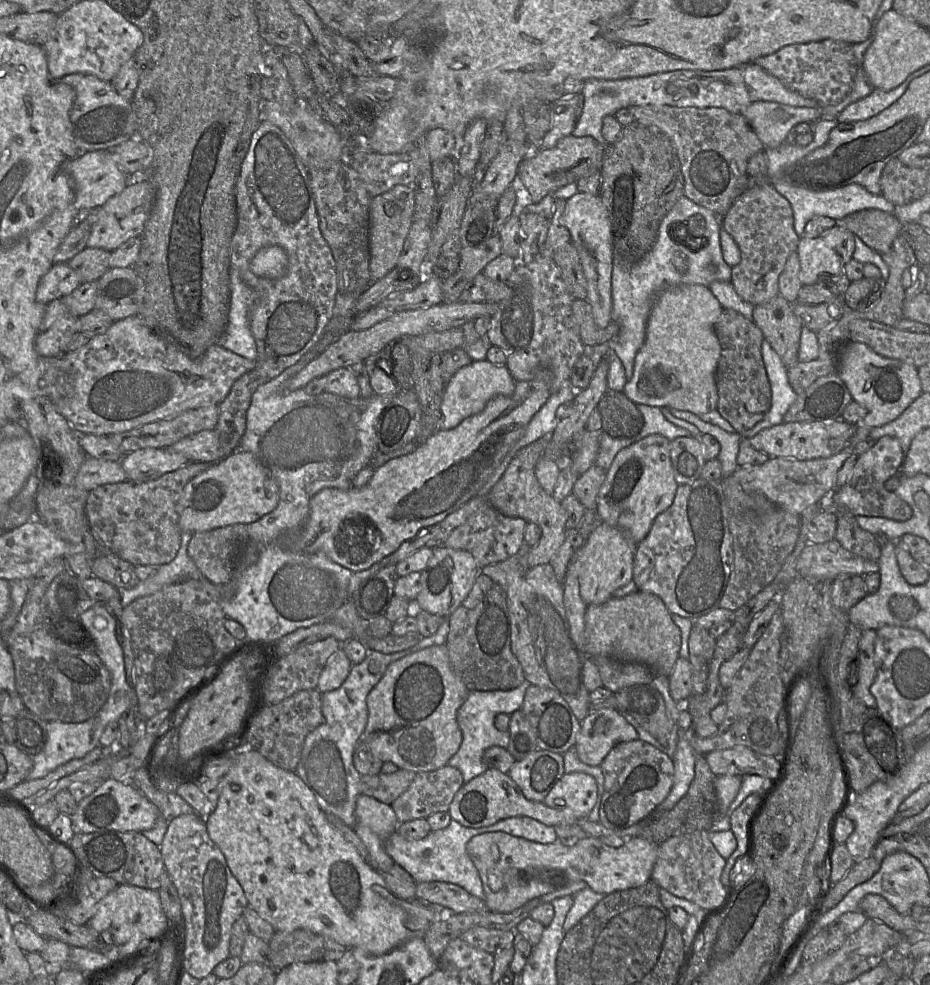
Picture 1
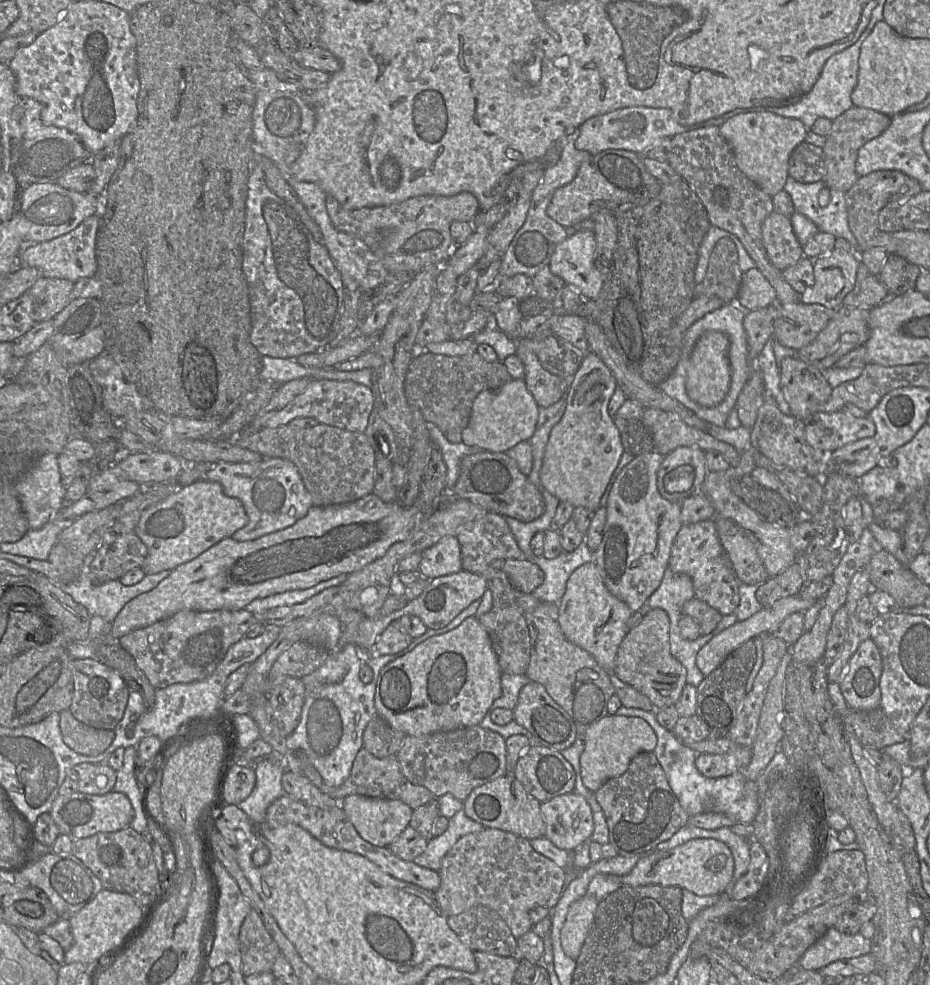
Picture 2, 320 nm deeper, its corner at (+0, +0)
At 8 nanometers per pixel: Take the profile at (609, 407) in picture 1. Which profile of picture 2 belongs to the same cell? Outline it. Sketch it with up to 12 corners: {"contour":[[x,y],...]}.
{"contour":[[614,415],[624,453],[609,482],[636,456],[654,451],[651,429]]}

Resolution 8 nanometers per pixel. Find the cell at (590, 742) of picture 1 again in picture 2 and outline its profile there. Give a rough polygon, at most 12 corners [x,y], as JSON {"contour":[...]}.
{"contour":[[607,715],[583,735],[583,784],[596,792],[657,737],[642,718]]}

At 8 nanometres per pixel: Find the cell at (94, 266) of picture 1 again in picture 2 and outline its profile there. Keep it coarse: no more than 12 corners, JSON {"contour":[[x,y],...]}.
{"contour":[[40,276],[26,291],[35,323],[73,300],[74,282]]}

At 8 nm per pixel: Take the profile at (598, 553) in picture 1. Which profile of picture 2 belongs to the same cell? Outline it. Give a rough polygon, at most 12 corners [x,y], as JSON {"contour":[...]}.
{"contour":[[594,561],[558,603],[565,637],[613,674],[633,612]]}

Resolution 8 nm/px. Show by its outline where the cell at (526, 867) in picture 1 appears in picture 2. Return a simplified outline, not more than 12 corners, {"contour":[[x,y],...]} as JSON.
{"contour":[[693,839],[641,856],[621,883],[720,895],[734,873],[725,843]]}

